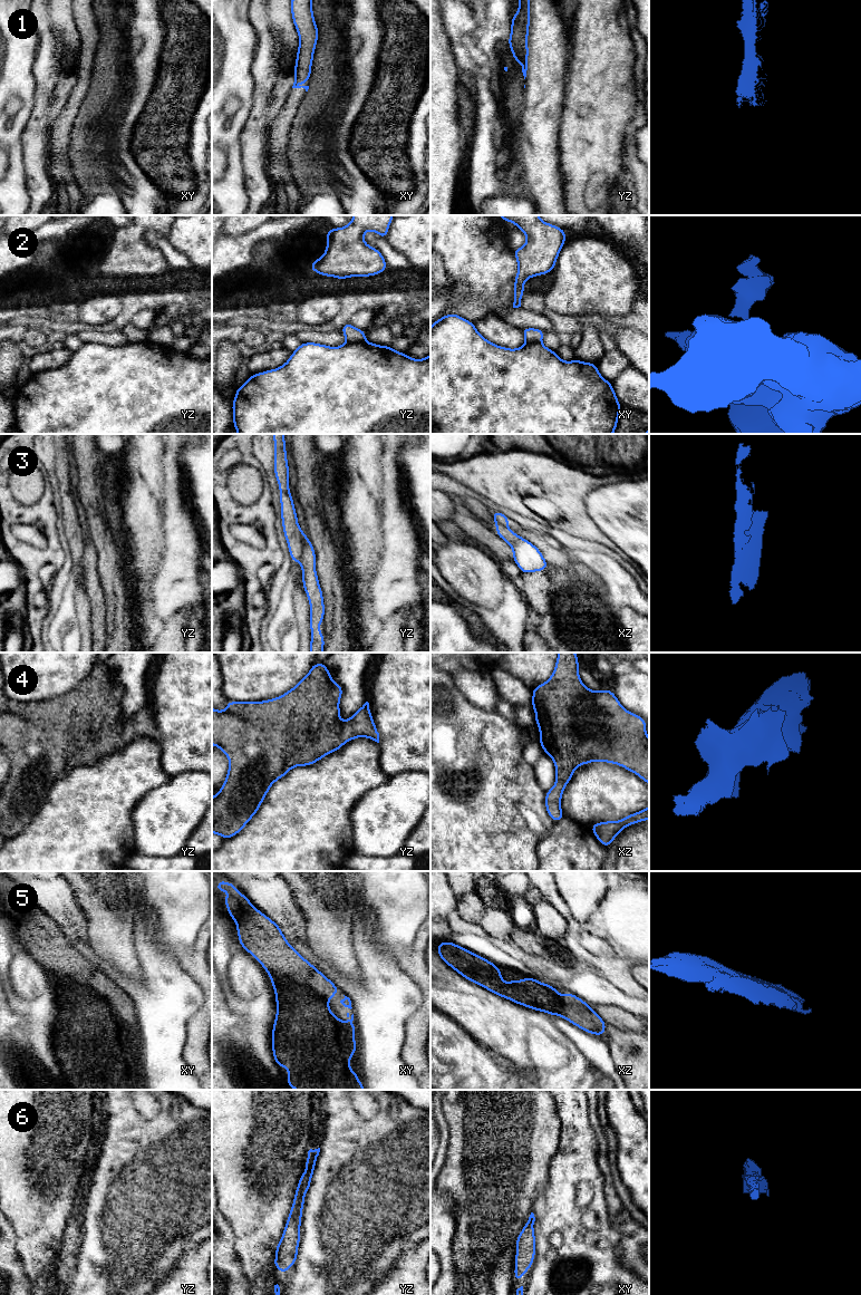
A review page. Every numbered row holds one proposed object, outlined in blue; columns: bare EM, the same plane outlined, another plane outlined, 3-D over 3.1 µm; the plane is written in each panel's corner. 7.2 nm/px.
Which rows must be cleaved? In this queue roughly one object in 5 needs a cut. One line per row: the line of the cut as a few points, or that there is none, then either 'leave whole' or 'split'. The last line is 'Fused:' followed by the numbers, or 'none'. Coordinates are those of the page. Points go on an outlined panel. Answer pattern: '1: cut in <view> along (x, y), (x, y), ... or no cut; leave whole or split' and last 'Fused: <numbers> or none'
1: no cut; leave whole
2: cut in yz along (365, 340), (347, 342); split
3: cut in yz along (305, 535), (301, 559), (299, 561); split
4: no cut; leave whole
5: no cut; leave whole
6: no cut; leave whole
Fused: 2, 3

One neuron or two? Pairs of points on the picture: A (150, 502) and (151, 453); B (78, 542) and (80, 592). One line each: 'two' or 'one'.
A: one
B: one

